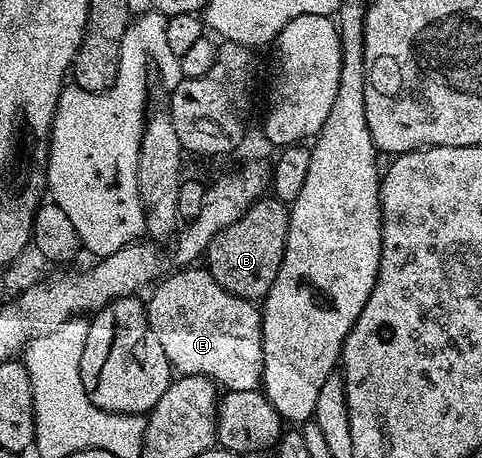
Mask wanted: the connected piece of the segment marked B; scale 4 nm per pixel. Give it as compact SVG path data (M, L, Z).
M274 195L260 197L247 208L241 219L213 235L205 254L205 268L225 291L243 300L262 302L269 287L273 287L273 279L277 279L277 271L281 271L290 218L284 202Z

